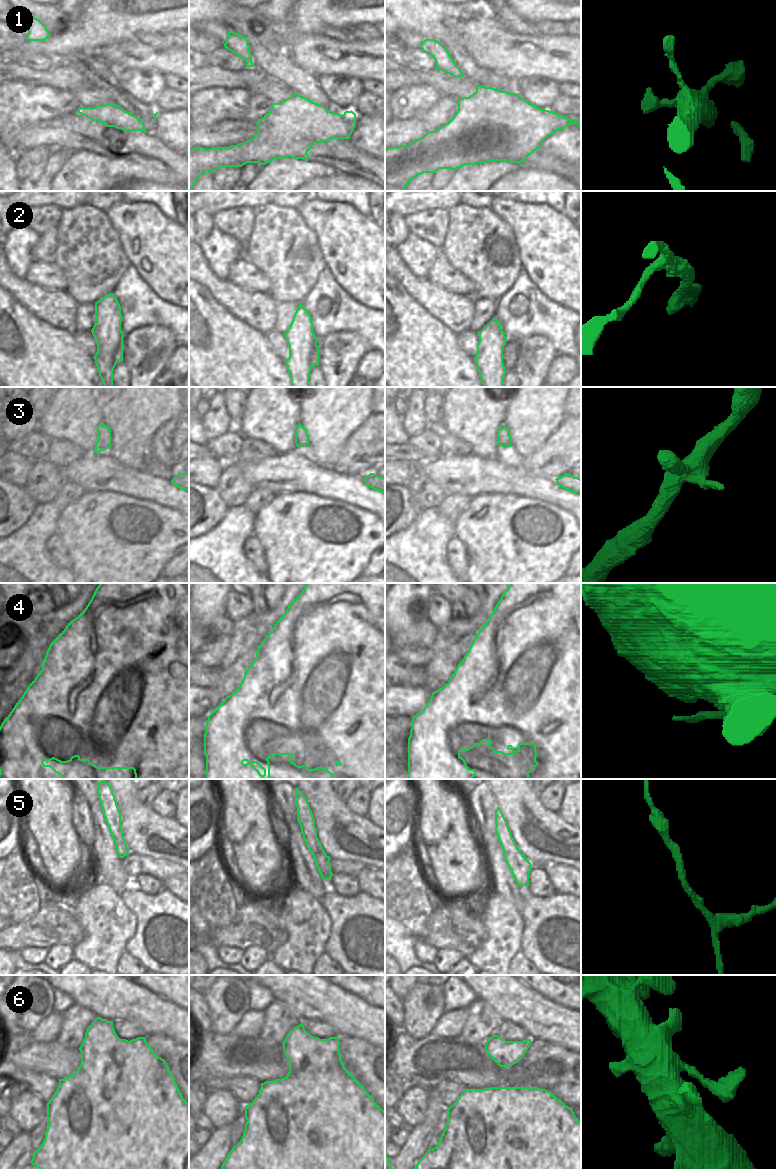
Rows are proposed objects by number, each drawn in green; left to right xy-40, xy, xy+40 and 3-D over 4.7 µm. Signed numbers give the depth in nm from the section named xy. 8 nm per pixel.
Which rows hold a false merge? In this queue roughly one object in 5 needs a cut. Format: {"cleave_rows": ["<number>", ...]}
{"cleave_rows": ["4"]}

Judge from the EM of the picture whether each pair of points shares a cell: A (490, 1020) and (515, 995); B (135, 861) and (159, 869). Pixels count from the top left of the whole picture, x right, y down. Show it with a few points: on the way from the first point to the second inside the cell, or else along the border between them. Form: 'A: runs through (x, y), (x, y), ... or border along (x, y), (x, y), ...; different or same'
A: border along (478, 999), (486, 1002), (503, 1020); different
B: runs through (141, 861), (145, 865), (153, 866); same

